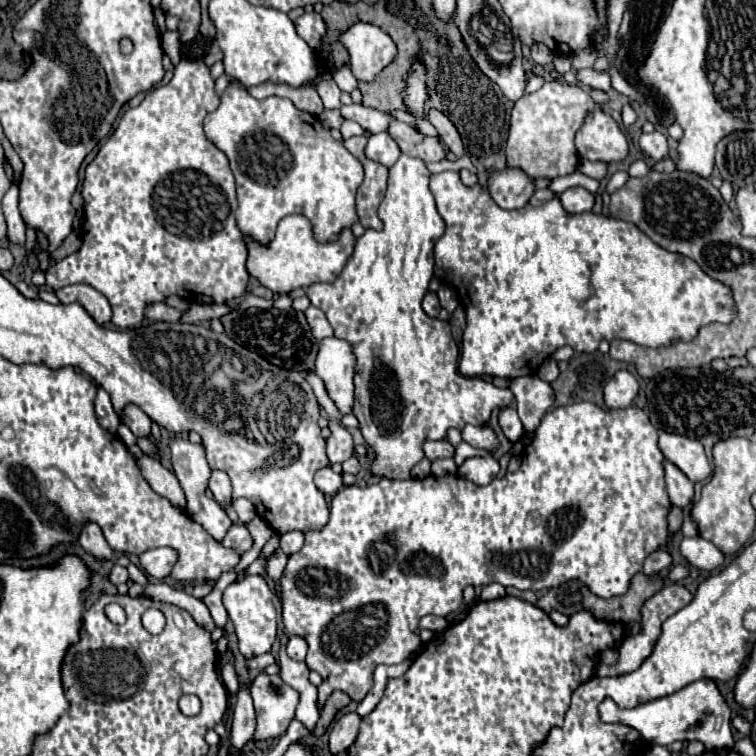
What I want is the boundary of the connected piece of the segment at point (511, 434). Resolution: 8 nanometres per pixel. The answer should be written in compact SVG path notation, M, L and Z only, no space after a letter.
M506 406L506 408L500 410L500 414L498 414L498 424L500 424L504 436L506 436L508 440L512 440L512 442L520 440L522 434L524 434L522 422L518 420L518 414L516 414L516 410L514 410L512 406Z

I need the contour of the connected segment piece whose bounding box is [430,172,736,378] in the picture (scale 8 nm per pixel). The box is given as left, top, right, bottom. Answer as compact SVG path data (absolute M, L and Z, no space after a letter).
M458 172L432 174L430 176L430 190L436 198L436 208L438 208L442 220L446 224L444 234L440 236L440 240L436 242L436 248L434 248L434 260L436 260L434 276L440 280L440 274L442 274L444 284L446 284L446 276L448 276L448 286L454 288L454 294L460 300L462 308L466 310L466 318L468 318L468 326L466 326L464 336L462 336L462 356L460 356L460 372L464 376L518 378L518 376L534 374L538 370L538 364L542 360L550 358L560 346L570 344L576 352L594 352L602 338L608 342L614 338L622 338L622 340L636 342L640 346L660 348L660 346L676 344L676 340L694 340L696 332L700 332L700 328L704 324L714 324L714 322L730 324L732 316L736 316L736 304L732 300L732 290L726 284L712 280L694 260L688 260L686 256L680 256L678 252L668 252L668 250L660 248L656 242L652 242L648 236L644 236L644 232L640 232L632 222L616 220L612 216L602 216L602 214L594 214L594 212L568 214L562 208L558 196L554 196L552 200L544 202L538 208L526 204L520 210L504 210L478 184L472 188L464 186L460 182Z

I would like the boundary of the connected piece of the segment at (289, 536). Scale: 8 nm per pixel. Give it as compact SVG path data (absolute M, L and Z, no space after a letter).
M296 530L286 532L280 536L280 550L290 556L302 548L302 542L304 542L304 532L296 532Z

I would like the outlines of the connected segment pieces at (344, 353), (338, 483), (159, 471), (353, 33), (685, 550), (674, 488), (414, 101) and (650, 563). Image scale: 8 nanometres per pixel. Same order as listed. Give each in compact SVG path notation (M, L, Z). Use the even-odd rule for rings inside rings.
M330 336L320 342L320 352L316 356L316 374L324 380L330 398L336 402L342 414L352 412L354 374L356 374L354 366L356 356L348 340Z
M330 466L316 472L316 486L324 494L336 494L342 488L342 474L336 474Z
M142 456L138 460L138 468L142 472L142 476L146 478L146 482L150 484L150 488L168 498L172 502L172 506L184 510L186 508L186 500L184 500L184 490L180 488L180 482L176 480L174 472L170 472L166 466L162 466L158 460L154 460L152 456Z
M356 22L338 32L338 42L348 52L348 62L344 66L350 68L360 82L376 80L376 76L396 58L394 40L376 24Z
M702 536L684 538L680 544L680 552L684 554L690 566L696 566L700 570L714 570L724 562L724 554Z
M664 462L664 470L666 470L666 488L668 488L670 502L678 508L690 506L694 500L694 484L686 478L684 472L680 472L670 462Z
M414 62L414 72L408 76L408 88L406 88L404 98L406 98L410 112L422 118L424 100L428 98L428 92L426 92L426 82L424 82L424 68L418 62Z
M660 548L660 550L656 550L656 552L652 552L648 558L646 558L646 562L644 562L644 574L648 574L648 576L652 576L652 574L658 574L660 570L664 570L664 568L668 568L672 564L672 556L670 556L670 552L666 550L666 548Z

